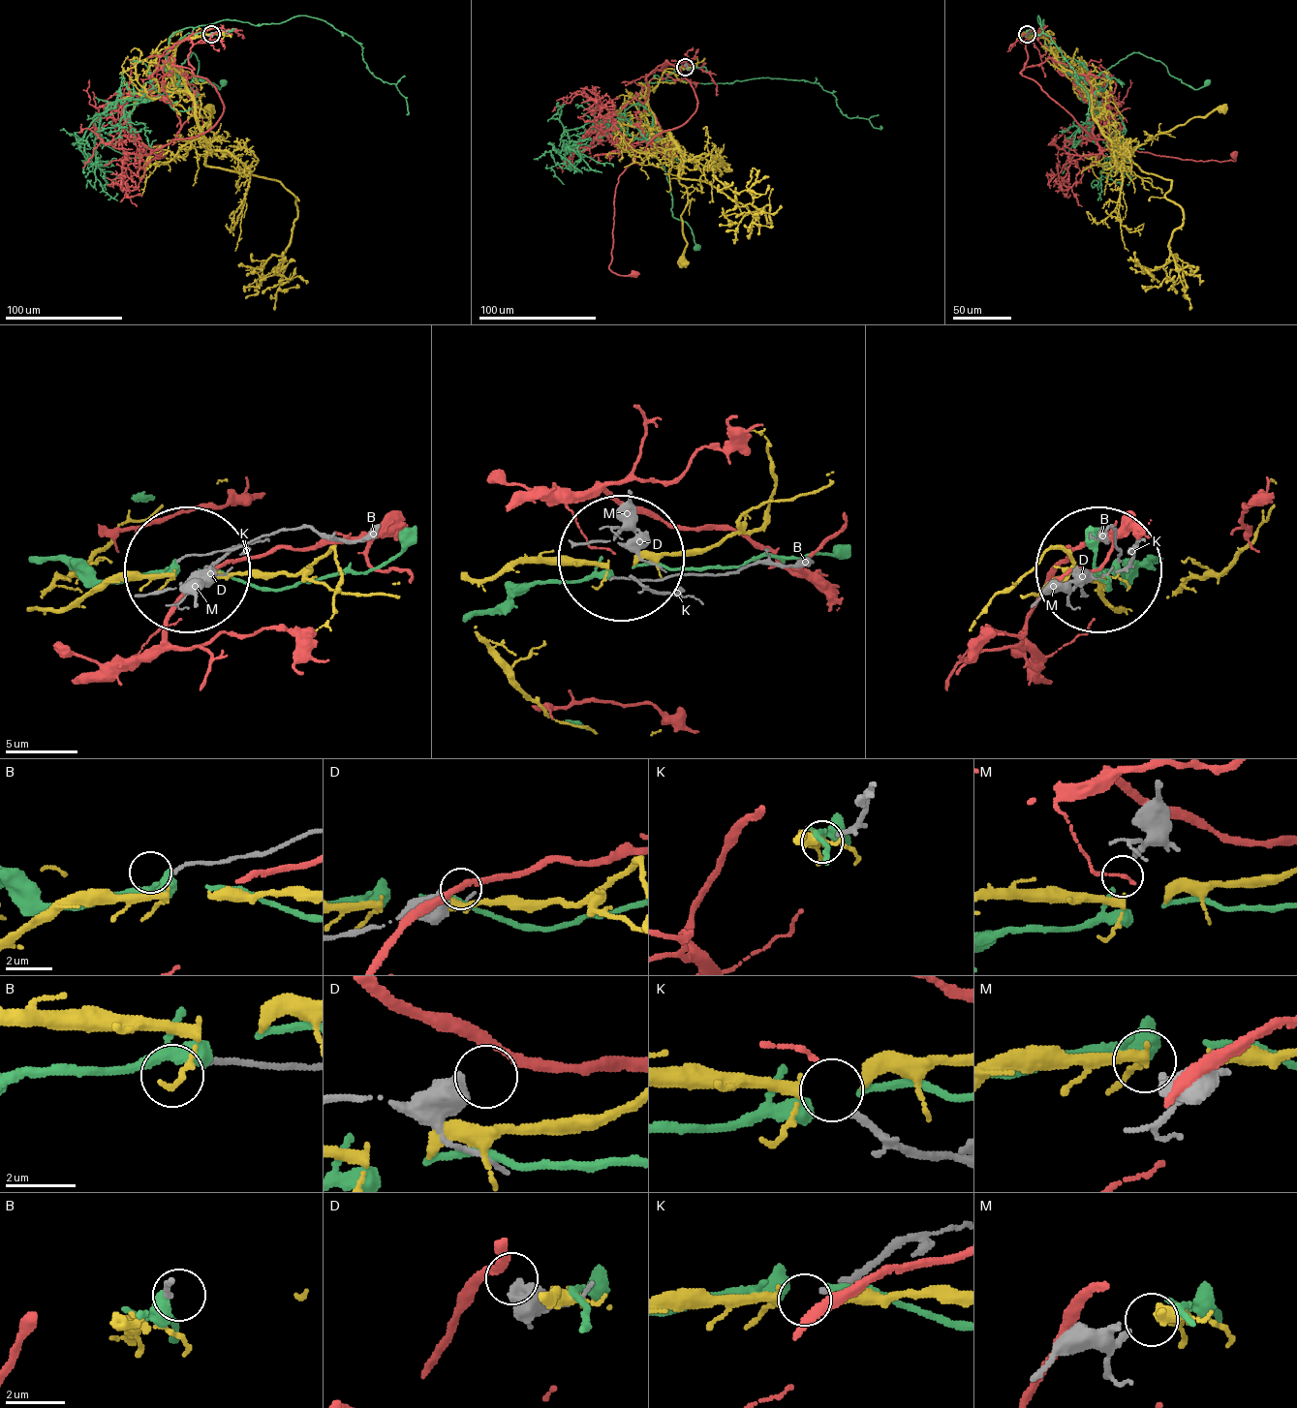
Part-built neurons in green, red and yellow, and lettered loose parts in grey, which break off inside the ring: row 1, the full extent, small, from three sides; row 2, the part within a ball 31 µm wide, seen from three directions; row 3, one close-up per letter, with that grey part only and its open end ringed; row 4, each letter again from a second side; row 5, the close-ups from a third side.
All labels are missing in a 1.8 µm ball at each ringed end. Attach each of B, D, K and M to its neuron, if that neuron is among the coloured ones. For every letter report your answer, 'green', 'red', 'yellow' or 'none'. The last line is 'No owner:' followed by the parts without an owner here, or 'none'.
B: none
D: red
K: yellow
M: none
No owner: B, M

